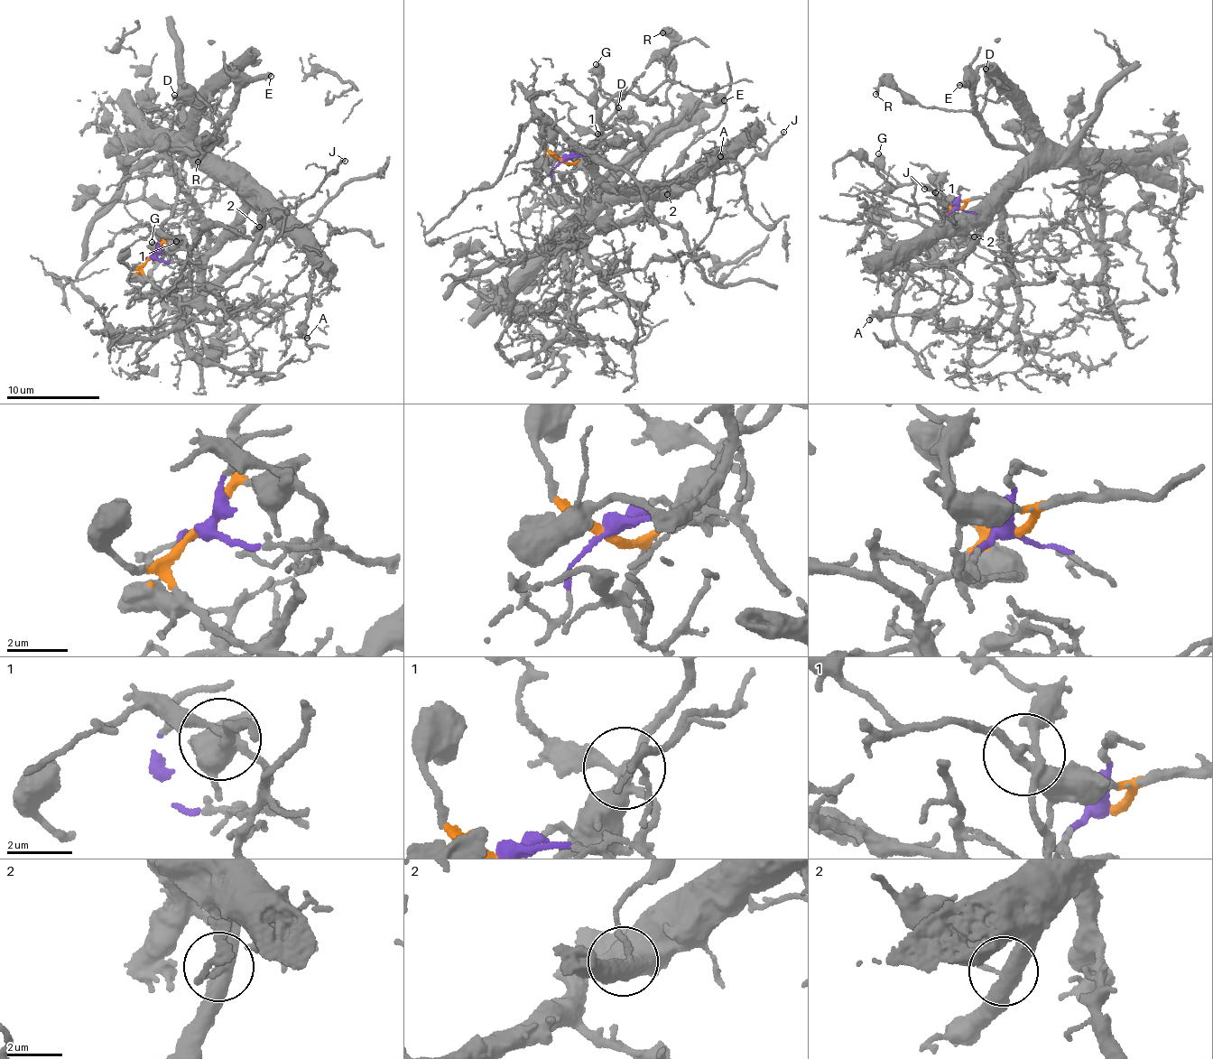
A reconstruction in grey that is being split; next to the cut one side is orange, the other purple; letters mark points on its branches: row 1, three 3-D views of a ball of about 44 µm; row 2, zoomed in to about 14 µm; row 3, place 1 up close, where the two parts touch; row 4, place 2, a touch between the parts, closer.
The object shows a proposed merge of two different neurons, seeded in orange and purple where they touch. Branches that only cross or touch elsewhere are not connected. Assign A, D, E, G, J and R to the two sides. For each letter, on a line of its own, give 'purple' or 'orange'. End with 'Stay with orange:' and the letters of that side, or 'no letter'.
A: purple
D: orange
E: orange
G: orange
J: purple
R: orange
Stay with orange: D, E, G, R

